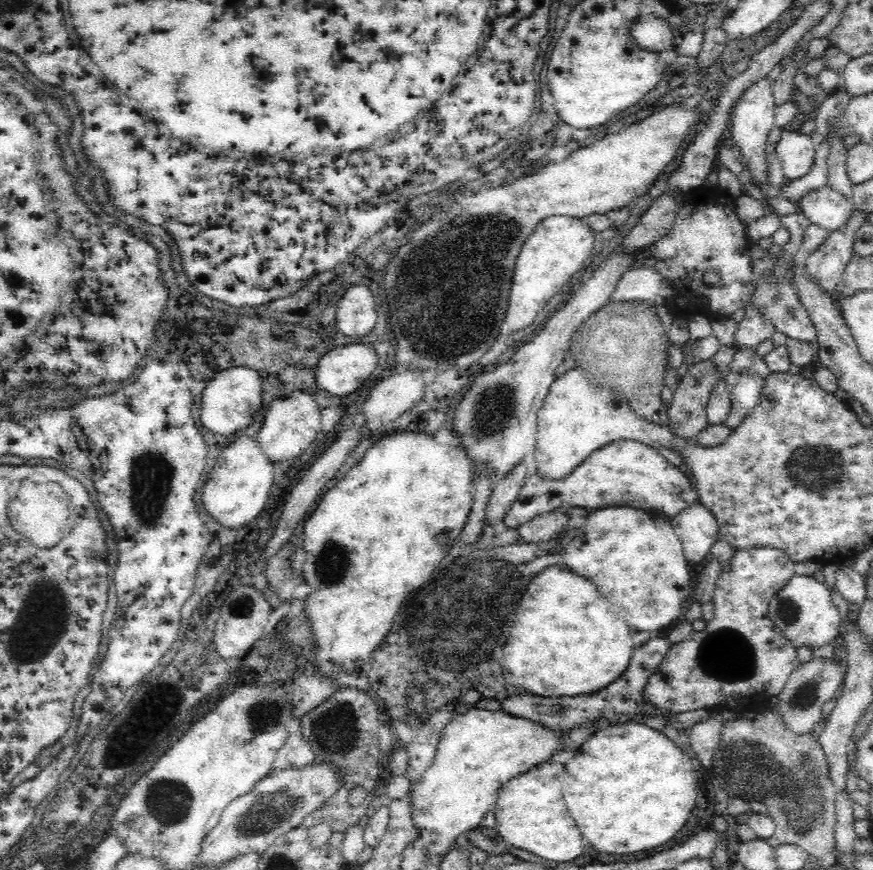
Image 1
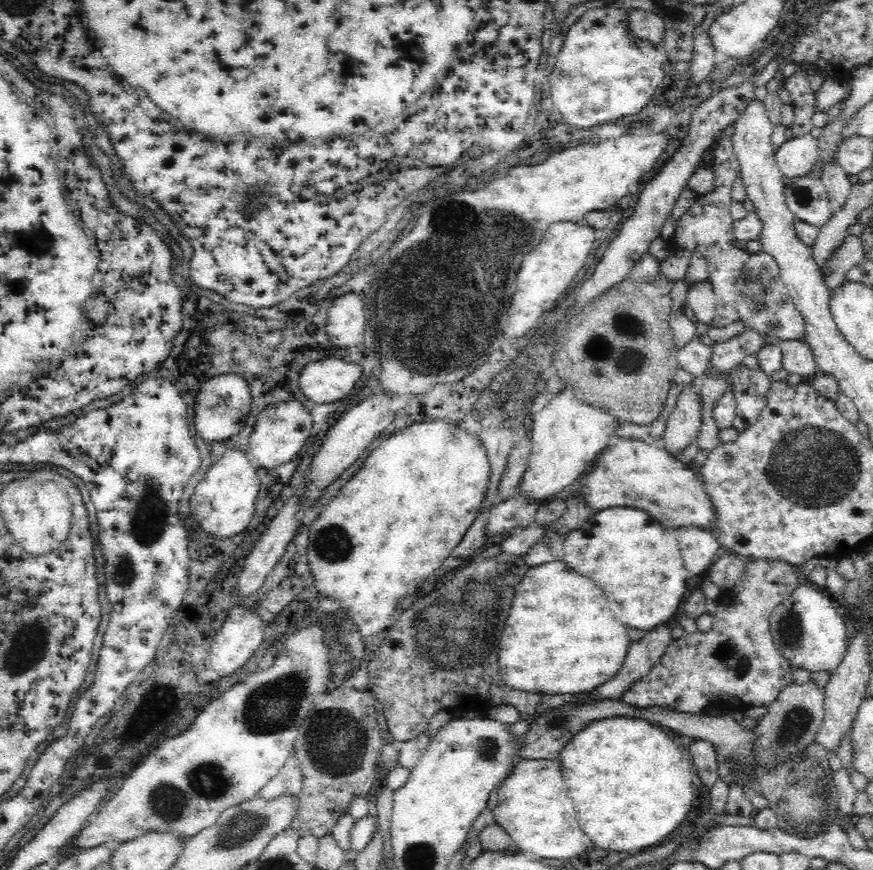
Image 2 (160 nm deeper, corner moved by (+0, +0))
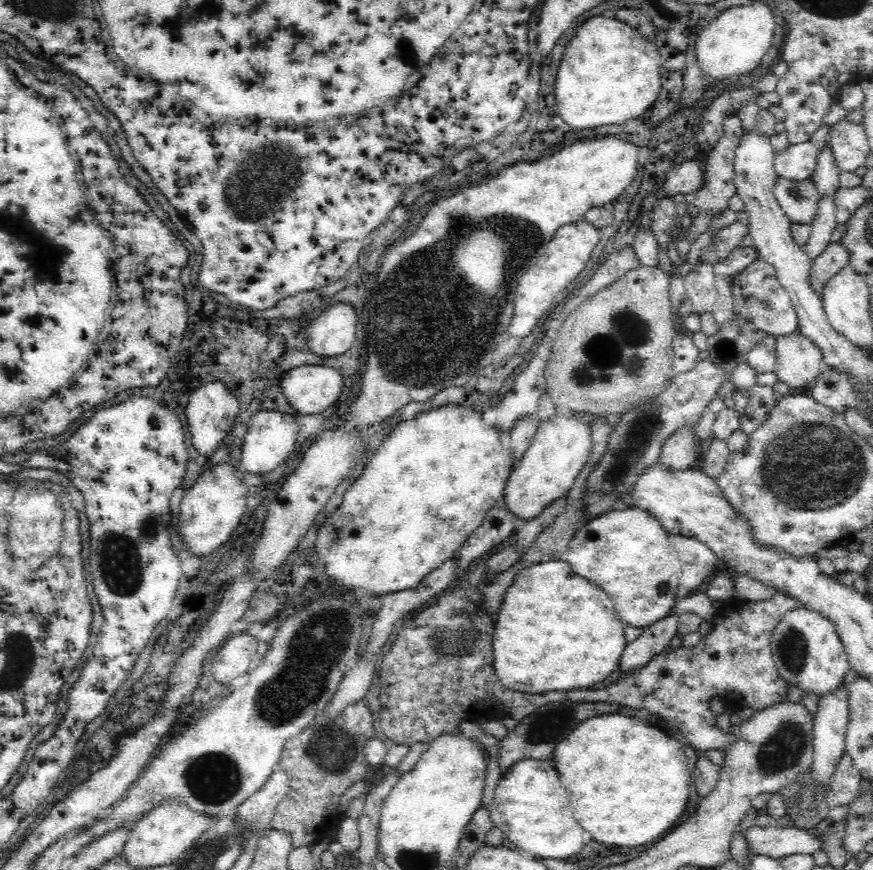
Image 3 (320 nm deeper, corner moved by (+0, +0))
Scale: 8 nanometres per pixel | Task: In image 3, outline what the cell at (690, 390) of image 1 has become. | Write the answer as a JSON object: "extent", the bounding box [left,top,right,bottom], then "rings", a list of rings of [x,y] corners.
{"extent":[661,426,696,471],"rings":[[[684,426],[675,430],[662,444],[661,458],[669,469],[678,469],[683,471],[696,466],[696,440],[694,436],[695,428],[693,426]]]}

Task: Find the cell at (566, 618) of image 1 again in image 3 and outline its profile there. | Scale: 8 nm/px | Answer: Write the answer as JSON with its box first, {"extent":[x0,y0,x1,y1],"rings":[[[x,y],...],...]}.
{"extent":[493,559,628,695],"rings":[[[562,559],[522,569],[507,588],[498,614],[500,618],[496,620],[493,666],[503,687],[513,691],[533,695],[596,687],[592,684],[606,680],[616,670],[624,647],[628,644],[624,638],[624,624],[618,620],[612,600],[586,578],[574,574],[570,565]]]}

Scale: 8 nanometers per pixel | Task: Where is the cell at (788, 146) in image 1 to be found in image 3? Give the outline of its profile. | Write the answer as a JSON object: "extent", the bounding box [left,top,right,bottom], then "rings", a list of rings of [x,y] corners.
{"extent":[776,140,816,181],"rings":[[[805,140],[789,145],[780,154],[776,153],[777,175],[792,181],[810,179],[816,166],[816,148],[810,140]]]}

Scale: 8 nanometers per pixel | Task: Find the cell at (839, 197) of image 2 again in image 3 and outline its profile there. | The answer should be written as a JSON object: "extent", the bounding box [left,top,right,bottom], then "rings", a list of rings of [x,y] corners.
{"extent":[804,191,837,260],"rings":[[[837,191],[832,194],[821,196],[814,222],[812,222],[812,232],[810,240],[804,245],[806,253],[814,260],[826,248],[830,242],[831,234],[836,226],[836,200]]]}

